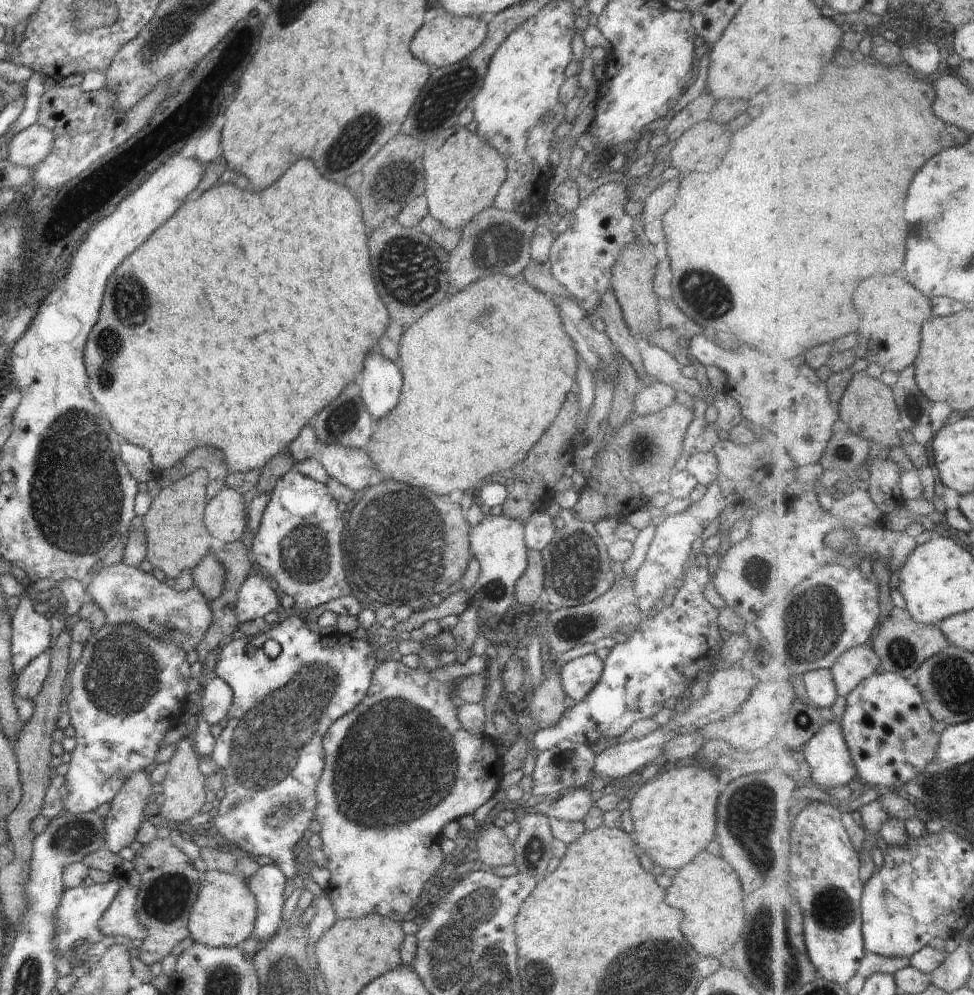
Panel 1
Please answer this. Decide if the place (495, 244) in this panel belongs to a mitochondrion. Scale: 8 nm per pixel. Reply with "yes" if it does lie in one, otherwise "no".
yes

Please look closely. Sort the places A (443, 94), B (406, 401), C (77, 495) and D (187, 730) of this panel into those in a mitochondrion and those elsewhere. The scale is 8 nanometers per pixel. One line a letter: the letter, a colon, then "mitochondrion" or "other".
A: mitochondrion
B: other
C: mitochondrion
D: other

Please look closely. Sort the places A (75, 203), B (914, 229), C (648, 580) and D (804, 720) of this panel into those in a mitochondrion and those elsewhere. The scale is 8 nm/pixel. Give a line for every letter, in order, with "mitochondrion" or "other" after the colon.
A: other
B: other
C: other
D: mitochondrion

